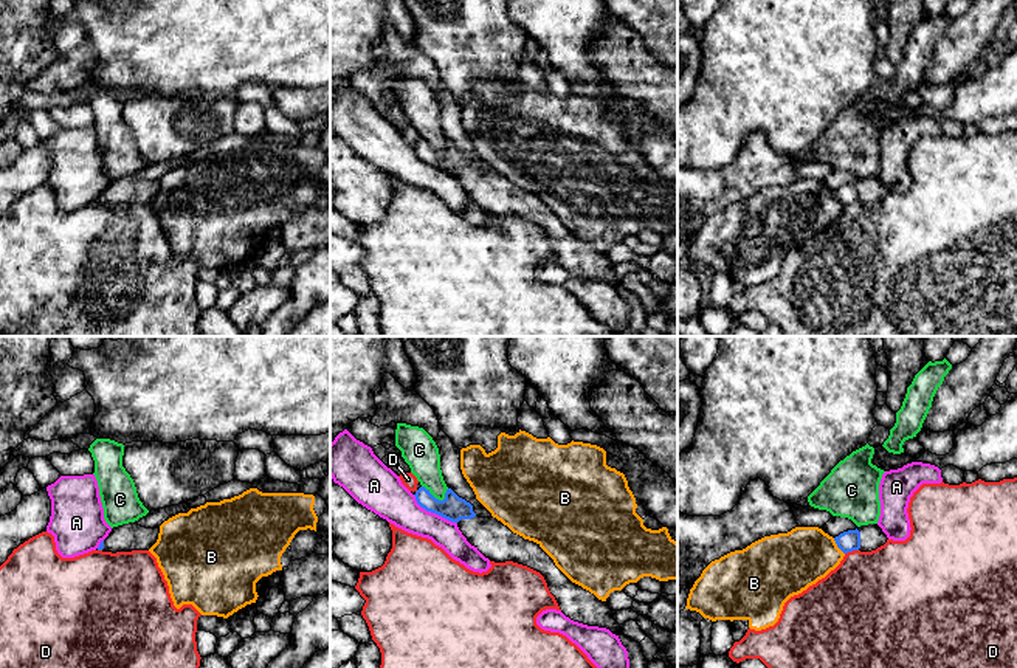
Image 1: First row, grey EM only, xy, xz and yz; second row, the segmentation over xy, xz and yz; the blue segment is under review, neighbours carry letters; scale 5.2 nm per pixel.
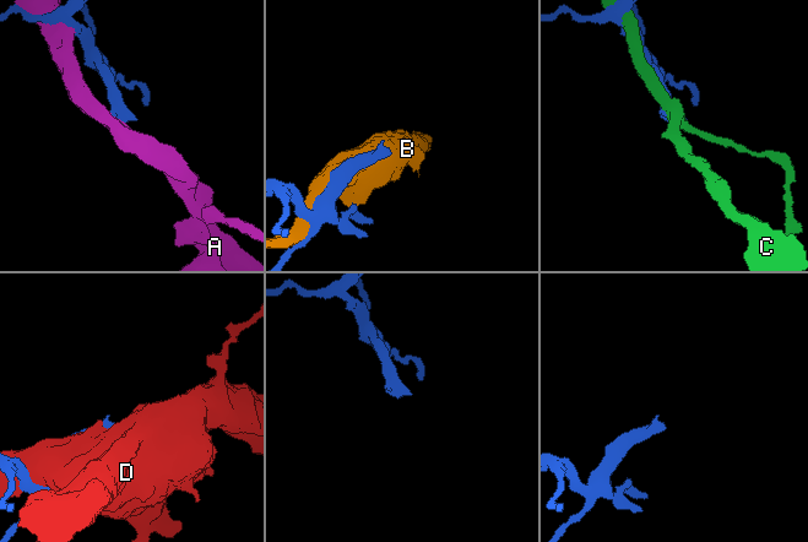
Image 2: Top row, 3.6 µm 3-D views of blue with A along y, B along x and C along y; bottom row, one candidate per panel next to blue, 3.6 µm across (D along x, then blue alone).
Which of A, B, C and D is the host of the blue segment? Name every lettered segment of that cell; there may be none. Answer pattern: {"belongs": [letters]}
{"belongs": []}

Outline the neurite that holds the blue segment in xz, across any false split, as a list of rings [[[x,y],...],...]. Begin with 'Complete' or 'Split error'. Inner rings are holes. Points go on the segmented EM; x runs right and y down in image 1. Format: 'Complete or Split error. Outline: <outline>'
Split error. Outline: [[[420,487],[414,496],[426,511],[456,522],[467,541],[490,561],[513,561],[540,572],[566,617],[622,635],[620,625],[612,618],[608,603],[572,583],[540,544],[513,533],[493,516],[479,518],[473,511],[473,505],[451,488],[446,490],[443,501],[436,499],[425,487]]]

